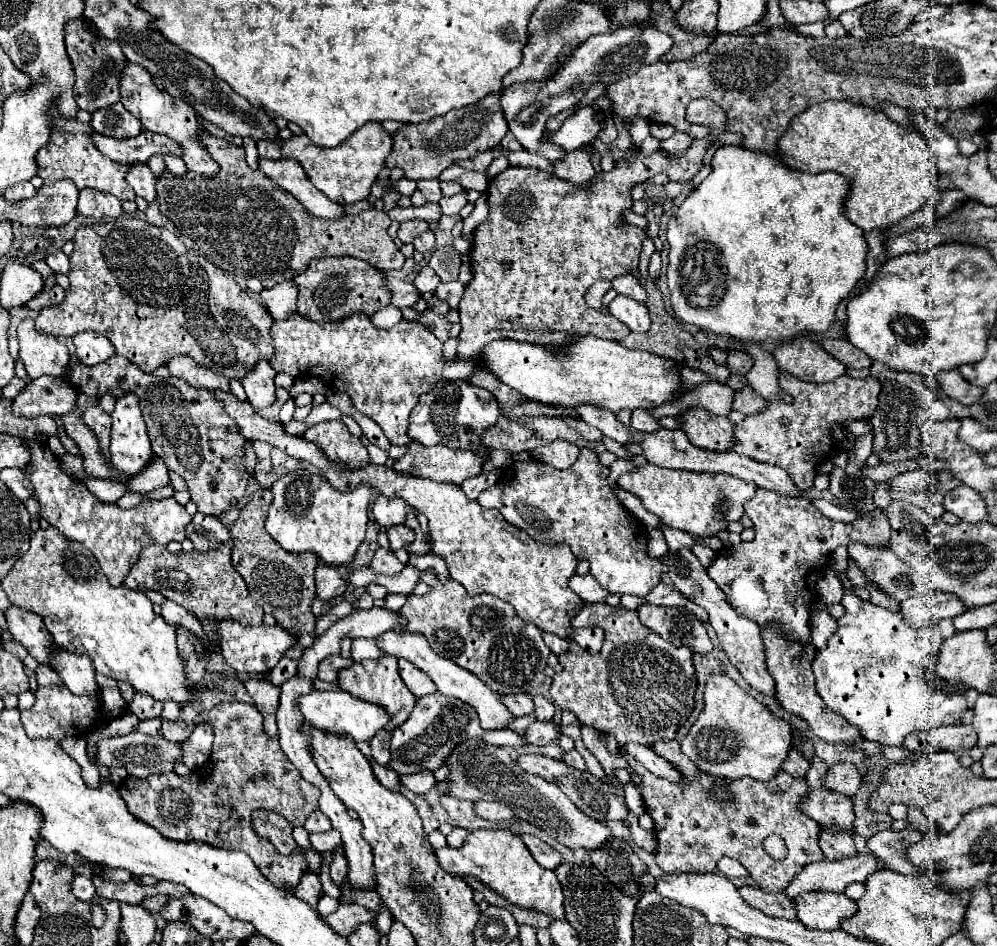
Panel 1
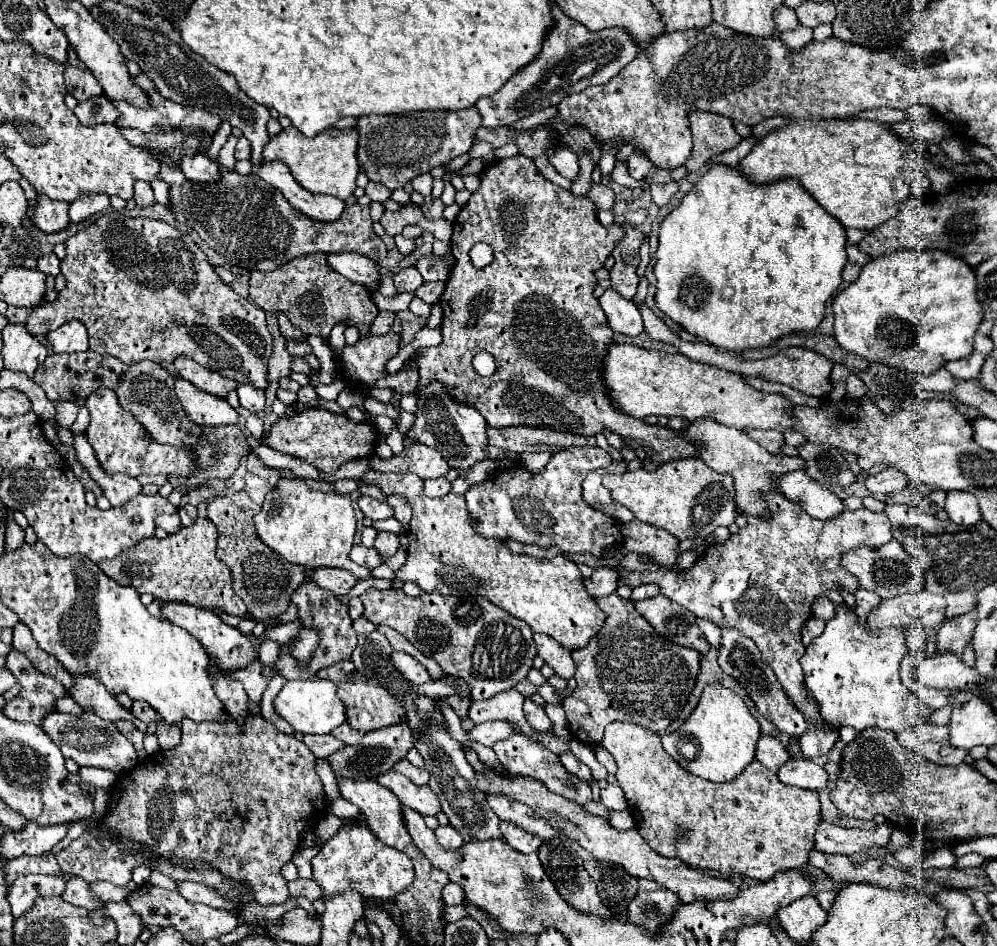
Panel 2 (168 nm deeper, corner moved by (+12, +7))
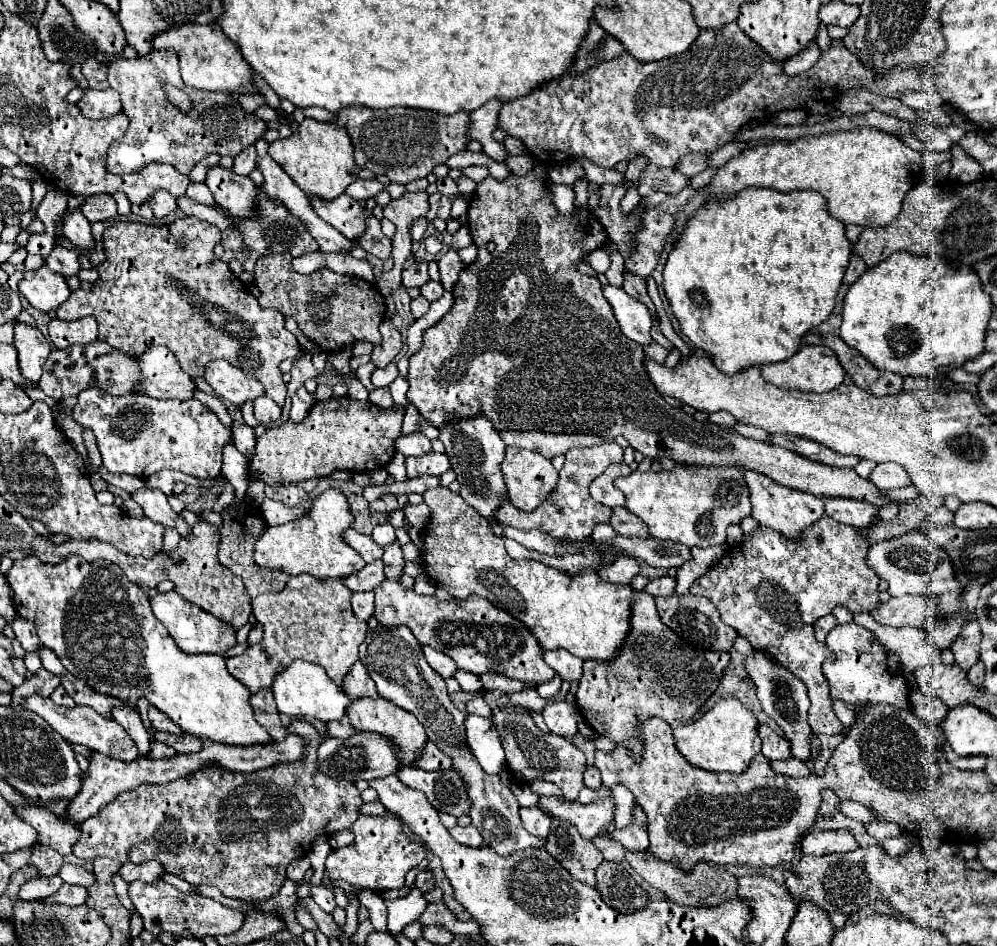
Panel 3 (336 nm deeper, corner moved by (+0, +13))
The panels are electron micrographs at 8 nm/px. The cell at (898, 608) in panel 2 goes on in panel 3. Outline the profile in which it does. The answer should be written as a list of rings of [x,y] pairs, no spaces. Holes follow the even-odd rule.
[[[903,595],[881,603],[871,611],[871,615],[881,625],[921,627],[937,609],[939,603],[935,603],[931,595]]]

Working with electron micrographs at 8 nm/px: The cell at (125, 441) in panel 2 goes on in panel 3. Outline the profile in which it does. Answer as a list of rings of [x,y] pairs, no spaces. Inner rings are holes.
[[[91,387],[79,393],[73,419],[93,429],[103,465],[109,473],[129,473],[141,479],[161,469],[177,469],[201,481],[213,479],[221,473],[221,449],[231,439],[231,431],[197,399],[177,401],[153,399],[149,395],[115,397],[99,391],[99,387]]]

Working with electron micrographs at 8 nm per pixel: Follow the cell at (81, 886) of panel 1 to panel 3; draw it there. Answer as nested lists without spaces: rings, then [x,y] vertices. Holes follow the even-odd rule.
[[[53,875],[53,877],[31,877],[29,881],[25,881],[21,885],[19,897],[21,899],[45,899],[45,897],[55,895],[61,885],[63,885],[63,881],[59,879],[59,875]]]

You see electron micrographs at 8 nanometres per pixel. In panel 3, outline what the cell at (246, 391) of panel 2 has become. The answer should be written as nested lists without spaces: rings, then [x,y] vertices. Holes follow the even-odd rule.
[[[261,395],[259,399],[253,399],[255,405],[255,419],[263,425],[275,425],[281,419],[281,409],[273,399],[267,399],[267,395]]]

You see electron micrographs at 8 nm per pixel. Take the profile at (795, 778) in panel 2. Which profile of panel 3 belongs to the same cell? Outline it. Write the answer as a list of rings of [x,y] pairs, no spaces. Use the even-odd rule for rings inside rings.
[[[791,757],[787,761],[771,761],[771,767],[785,777],[807,777],[807,775],[811,775],[807,763],[801,759],[795,759],[795,757]]]

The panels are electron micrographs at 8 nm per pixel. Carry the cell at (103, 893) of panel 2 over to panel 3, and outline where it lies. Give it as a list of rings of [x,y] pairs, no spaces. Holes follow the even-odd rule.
[[[65,863],[59,873],[57,873],[65,883],[71,885],[83,885],[83,887],[91,887],[91,883],[95,883],[95,875],[91,875],[91,871],[87,871],[83,865],[75,865],[75,863]]]

